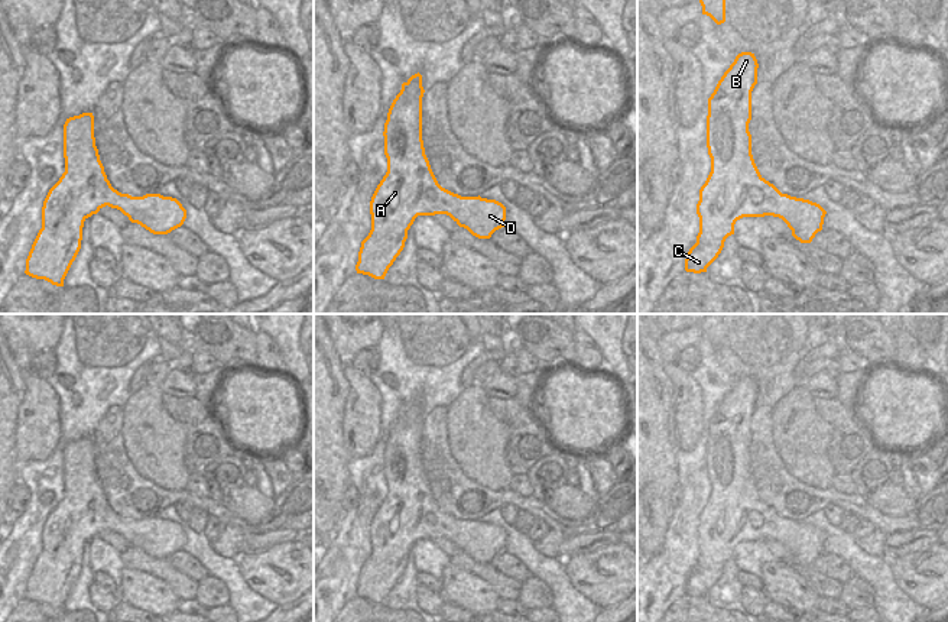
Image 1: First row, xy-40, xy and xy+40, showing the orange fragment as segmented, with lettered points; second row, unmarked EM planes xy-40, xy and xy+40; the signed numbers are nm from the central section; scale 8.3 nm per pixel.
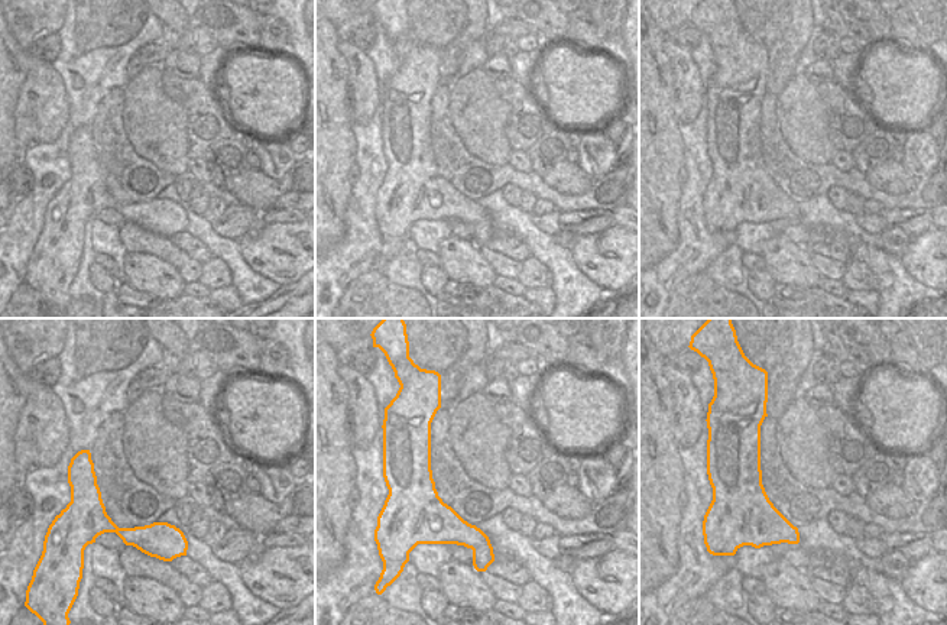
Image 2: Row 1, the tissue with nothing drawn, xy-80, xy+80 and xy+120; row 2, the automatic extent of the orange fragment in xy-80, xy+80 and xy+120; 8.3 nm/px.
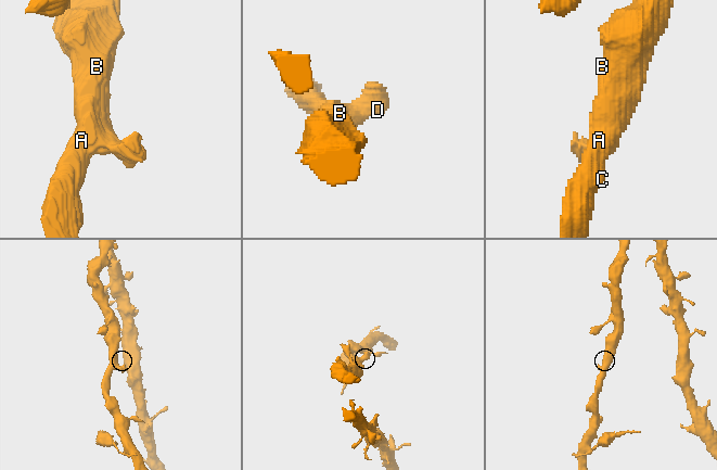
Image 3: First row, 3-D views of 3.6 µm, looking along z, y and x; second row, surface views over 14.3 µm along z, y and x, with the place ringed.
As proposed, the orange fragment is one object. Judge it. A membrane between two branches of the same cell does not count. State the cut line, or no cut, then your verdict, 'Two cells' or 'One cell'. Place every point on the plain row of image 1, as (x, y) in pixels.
No split. One cell.

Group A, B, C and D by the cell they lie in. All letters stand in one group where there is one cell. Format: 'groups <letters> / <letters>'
groups A B C D

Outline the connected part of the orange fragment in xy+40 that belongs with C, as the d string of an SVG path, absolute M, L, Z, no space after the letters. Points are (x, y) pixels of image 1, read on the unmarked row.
M738 378L708 422L707 472L711 482L711 496L699 514L697 528L699 557L685 583L686 596L707 596L707 592L721 577L725 563L734 558L736 545L743 541L779 541L801 567L811 567L815 558L822 554L827 535L819 528L782 518L760 499L754 487L749 447L751 444L751 415L757 408L757 392L754 378Z

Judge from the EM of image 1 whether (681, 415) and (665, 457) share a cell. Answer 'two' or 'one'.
two

